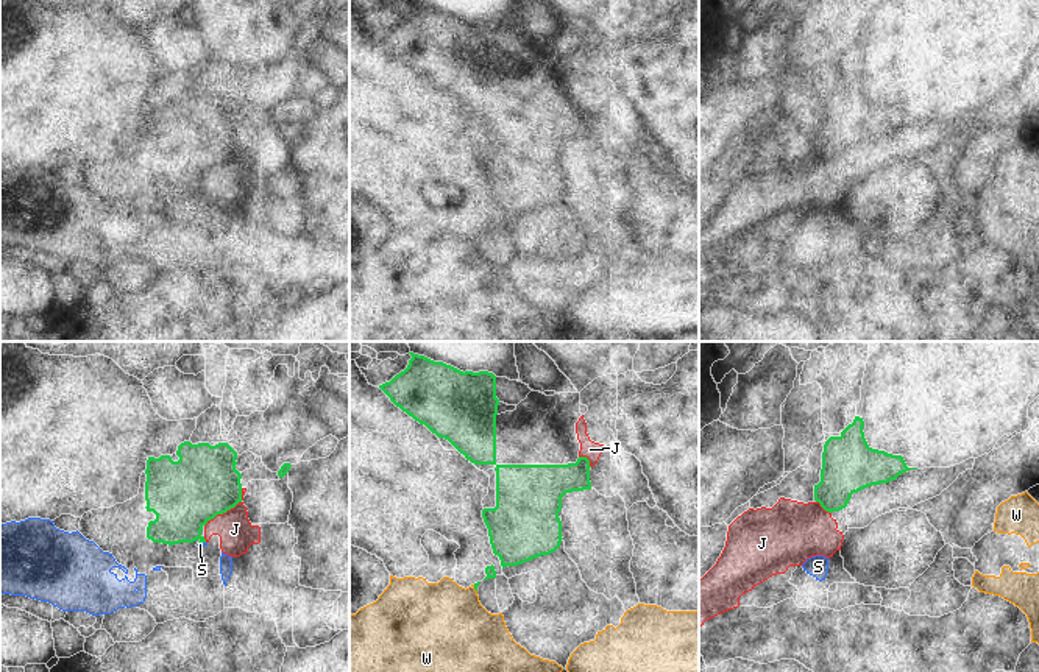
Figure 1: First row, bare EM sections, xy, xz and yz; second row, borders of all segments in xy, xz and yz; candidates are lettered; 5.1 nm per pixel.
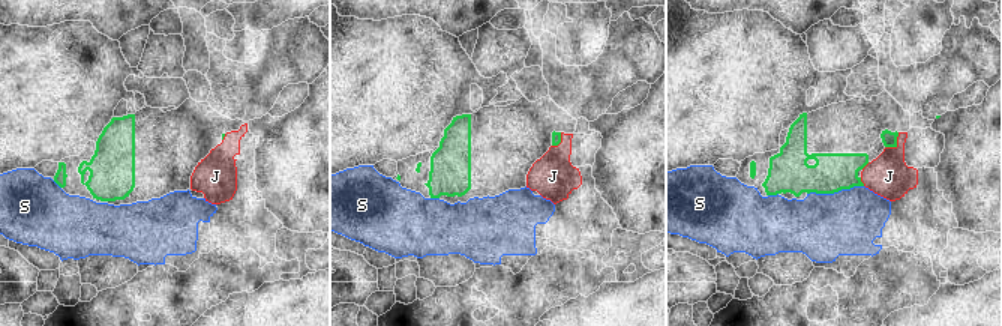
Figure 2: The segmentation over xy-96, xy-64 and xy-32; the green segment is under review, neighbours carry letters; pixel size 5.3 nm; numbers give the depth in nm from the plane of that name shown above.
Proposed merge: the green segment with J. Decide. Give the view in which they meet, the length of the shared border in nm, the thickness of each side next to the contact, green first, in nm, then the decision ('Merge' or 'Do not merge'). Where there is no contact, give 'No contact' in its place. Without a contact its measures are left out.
Touches green in xy. Shared border 280 nm. Thickness 360 nm (green) against 180 nm. Do not merge

